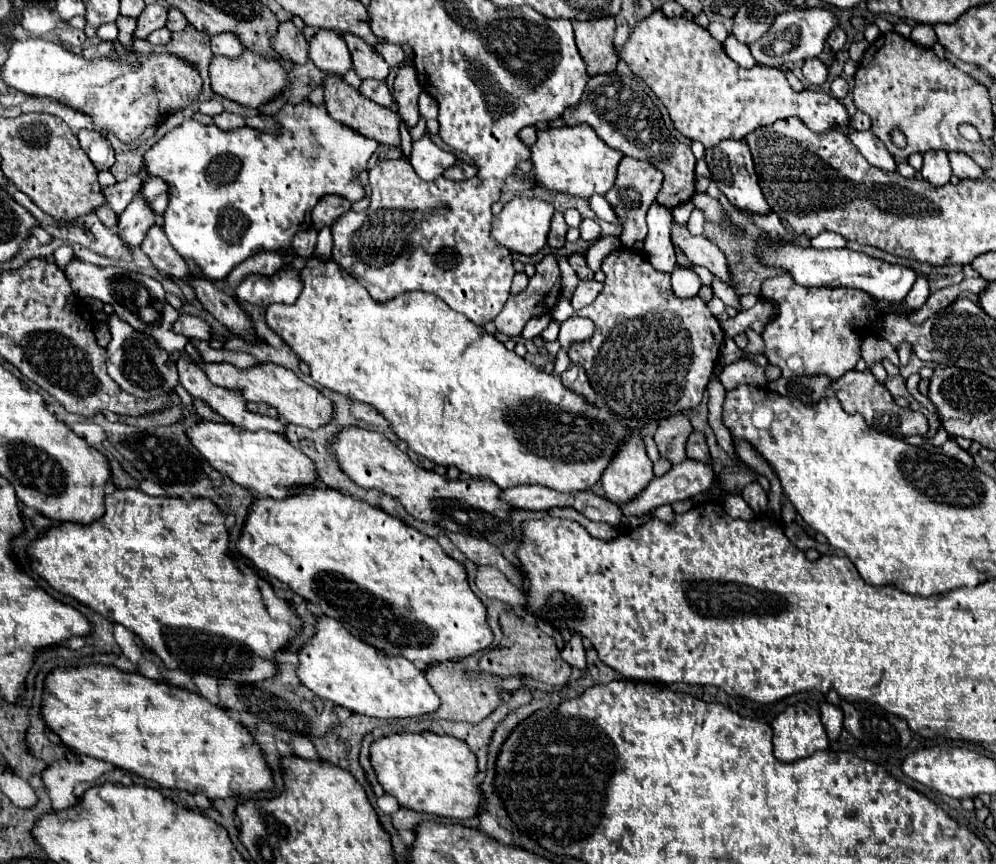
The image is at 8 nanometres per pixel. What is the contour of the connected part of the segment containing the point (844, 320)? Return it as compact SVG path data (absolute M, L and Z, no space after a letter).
M787 274L765 280L763 298L777 306L777 316L761 332L765 342L763 354L771 364L781 368L781 376L785 378L813 374L825 374L833 380L841 378L861 358L861 336L851 326L851 320L857 318L859 324L871 324L877 318L877 314L865 310L873 300L863 290L803 288Z

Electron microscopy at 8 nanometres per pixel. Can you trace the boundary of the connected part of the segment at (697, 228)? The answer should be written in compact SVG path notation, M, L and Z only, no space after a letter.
M697 208L691 212L691 220L689 220L689 230L693 234L701 234L703 232L703 224L705 224L705 216L703 212L699 212Z

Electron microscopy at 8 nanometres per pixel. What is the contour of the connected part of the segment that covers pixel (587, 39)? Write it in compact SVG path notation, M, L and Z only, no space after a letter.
M605 16L589 22L573 22L577 48L587 64L587 74L609 74L615 70L619 56L613 48L615 22L613 16Z

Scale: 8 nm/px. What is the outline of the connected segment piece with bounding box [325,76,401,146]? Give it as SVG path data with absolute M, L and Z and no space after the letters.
M329 76L325 78L325 106L331 118L351 126L353 130L361 132L367 138L377 140L379 144L385 146L401 146L401 134L399 134L399 118L391 108L383 108L379 104L375 104L373 100L367 100L365 96L361 96L355 88L351 88L347 82L343 82L337 76Z

